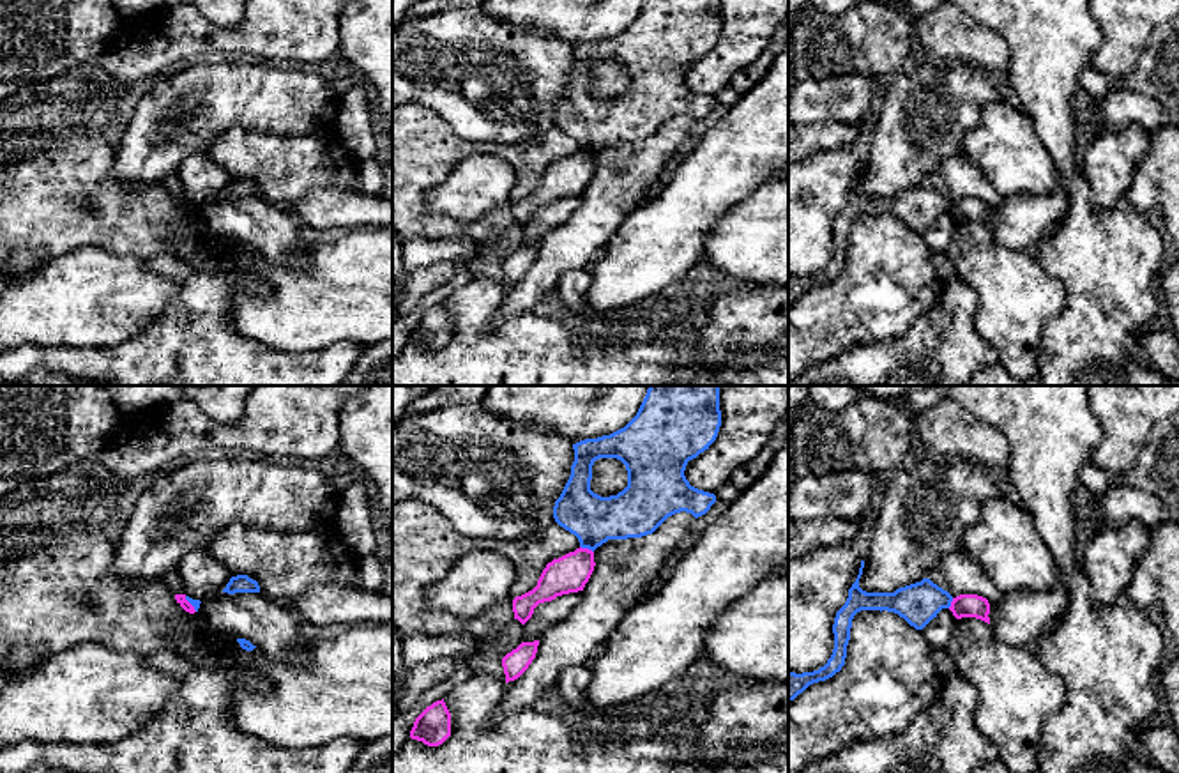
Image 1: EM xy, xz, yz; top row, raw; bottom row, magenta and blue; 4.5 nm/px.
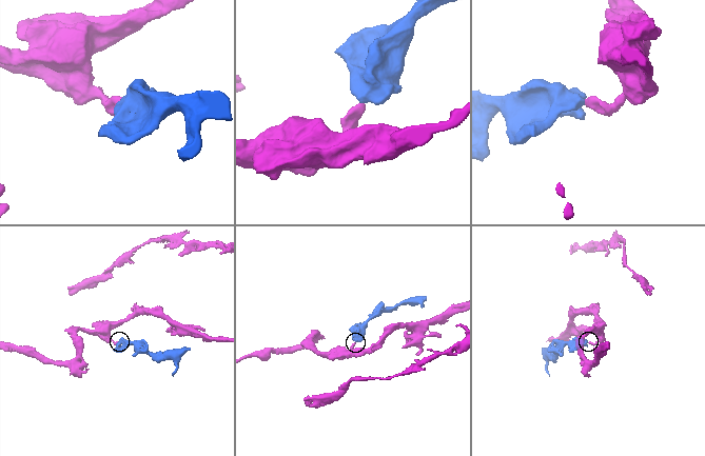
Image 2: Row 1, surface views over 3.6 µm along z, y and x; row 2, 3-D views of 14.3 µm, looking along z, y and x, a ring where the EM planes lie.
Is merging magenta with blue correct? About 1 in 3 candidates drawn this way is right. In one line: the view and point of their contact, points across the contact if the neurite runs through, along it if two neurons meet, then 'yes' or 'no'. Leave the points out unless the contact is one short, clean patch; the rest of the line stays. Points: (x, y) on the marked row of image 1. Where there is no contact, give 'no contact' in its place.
xz (587, 549) | along xz (580, 545), (593, 552) | no

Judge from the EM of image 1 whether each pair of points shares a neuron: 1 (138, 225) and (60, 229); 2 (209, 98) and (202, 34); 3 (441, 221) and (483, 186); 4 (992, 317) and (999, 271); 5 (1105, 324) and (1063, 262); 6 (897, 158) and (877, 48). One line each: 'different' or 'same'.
1: same
2: different
3: different
4: same
5: same
6: different

